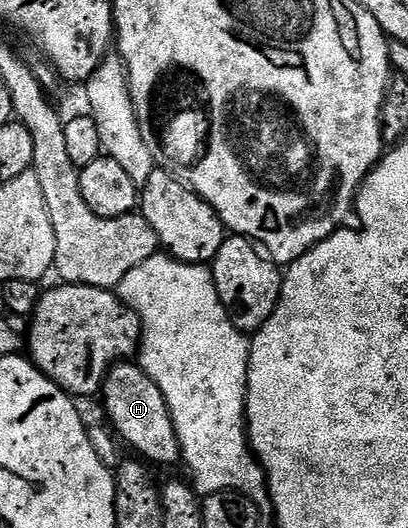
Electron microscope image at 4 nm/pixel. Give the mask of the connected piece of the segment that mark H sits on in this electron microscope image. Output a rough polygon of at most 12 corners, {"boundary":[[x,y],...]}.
{"boundary":[[142,365],[103,380],[114,436],[152,466],[183,452],[171,408]]}

